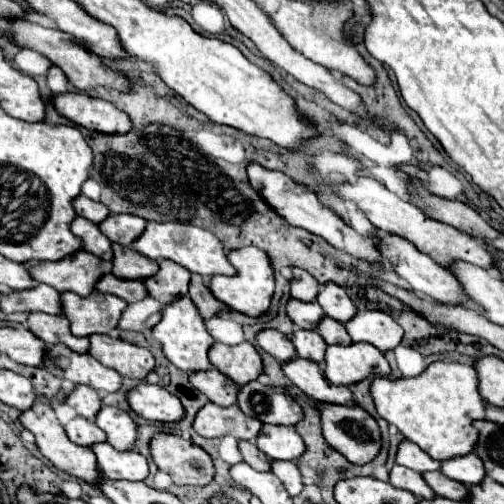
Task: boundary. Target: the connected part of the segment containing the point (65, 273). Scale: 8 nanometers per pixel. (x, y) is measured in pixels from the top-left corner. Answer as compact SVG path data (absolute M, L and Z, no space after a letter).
M79 249L75 257L65 257L65 261L33 261L33 265L25 265L25 269L39 283L47 283L59 293L73 291L81 297L87 297L103 275L99 259L83 249Z

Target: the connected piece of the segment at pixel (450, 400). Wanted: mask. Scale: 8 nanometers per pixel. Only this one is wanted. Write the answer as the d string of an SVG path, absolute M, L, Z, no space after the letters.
M435 361L417 377L375 377L369 393L377 413L433 459L443 461L473 451L477 431L471 427L471 421L485 419L485 403L477 391L477 373L471 365Z

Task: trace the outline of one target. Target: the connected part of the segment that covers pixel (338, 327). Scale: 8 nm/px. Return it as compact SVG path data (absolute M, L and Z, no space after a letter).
M323 317L323 319L319 321L319 325L317 325L317 333L319 333L329 345L333 345L333 343L349 345L349 343L351 343L351 337L349 337L349 333L345 331L343 323L333 321L331 317Z

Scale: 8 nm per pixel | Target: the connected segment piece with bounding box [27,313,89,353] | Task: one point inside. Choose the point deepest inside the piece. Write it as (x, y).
(50, 329)

